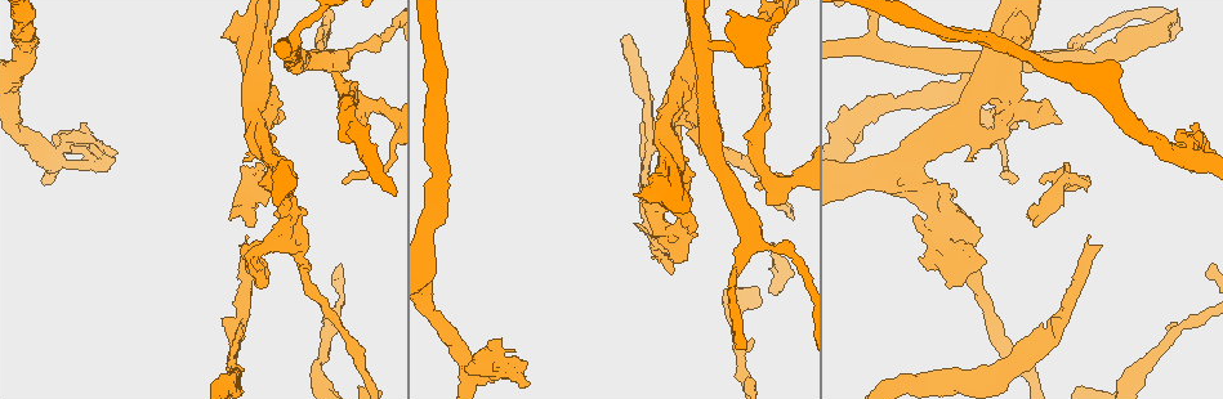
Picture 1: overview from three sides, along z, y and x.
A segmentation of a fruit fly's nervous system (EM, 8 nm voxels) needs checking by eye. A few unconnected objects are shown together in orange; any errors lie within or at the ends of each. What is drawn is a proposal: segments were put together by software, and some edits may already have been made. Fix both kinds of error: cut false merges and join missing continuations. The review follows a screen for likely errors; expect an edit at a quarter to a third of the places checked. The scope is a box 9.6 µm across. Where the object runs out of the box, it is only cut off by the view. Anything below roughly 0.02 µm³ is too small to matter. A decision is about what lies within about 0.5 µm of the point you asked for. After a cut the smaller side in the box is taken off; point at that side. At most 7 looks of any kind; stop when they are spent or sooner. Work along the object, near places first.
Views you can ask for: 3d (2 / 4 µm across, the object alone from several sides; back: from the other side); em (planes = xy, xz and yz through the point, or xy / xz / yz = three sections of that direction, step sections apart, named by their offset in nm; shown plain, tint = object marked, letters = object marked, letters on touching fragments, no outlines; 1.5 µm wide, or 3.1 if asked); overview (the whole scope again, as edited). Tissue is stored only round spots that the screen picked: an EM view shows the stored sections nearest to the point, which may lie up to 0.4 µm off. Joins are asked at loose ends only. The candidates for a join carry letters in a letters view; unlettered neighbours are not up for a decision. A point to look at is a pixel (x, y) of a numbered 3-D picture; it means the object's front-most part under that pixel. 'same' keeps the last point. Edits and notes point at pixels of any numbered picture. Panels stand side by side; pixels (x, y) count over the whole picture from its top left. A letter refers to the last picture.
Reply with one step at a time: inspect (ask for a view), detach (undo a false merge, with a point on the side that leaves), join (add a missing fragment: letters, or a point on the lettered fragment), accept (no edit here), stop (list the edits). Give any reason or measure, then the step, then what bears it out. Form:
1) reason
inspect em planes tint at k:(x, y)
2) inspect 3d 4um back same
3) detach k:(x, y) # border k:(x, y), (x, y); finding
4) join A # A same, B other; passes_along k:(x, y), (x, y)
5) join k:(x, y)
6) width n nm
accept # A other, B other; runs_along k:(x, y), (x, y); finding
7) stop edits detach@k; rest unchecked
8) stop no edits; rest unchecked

an open end
inspect 3d 4um at 1:(246, 235)

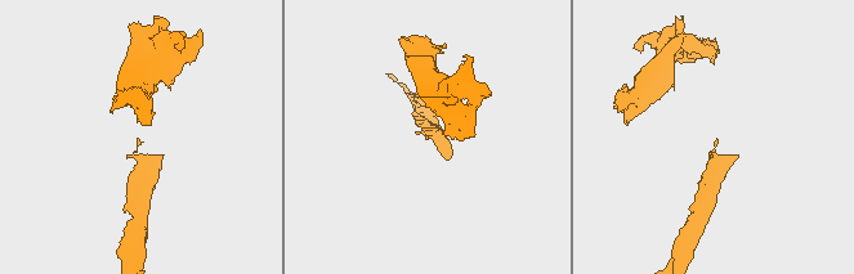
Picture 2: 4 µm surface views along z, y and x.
inspect em xy step 8 plain at 2:(717, 142)

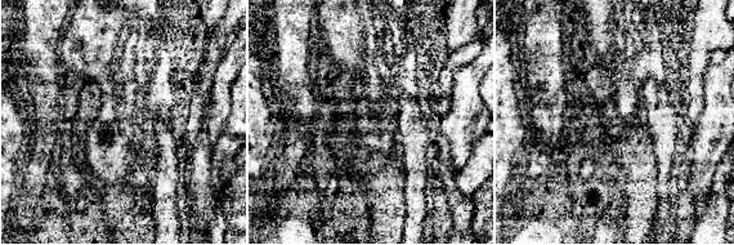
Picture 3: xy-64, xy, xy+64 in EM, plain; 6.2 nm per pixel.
inspect em xy step 8 letters same

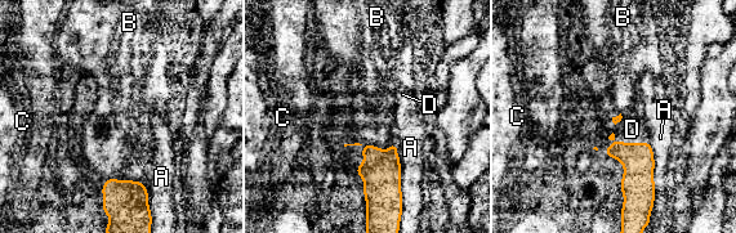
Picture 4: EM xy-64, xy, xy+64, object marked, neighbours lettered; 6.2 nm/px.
accept # A other, B other, C other, D other; border 4:(612, 133), (616, 140), (648, 143); none of them fits

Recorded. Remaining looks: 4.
an open end
inspect em planes letters at 1:(925, 86)

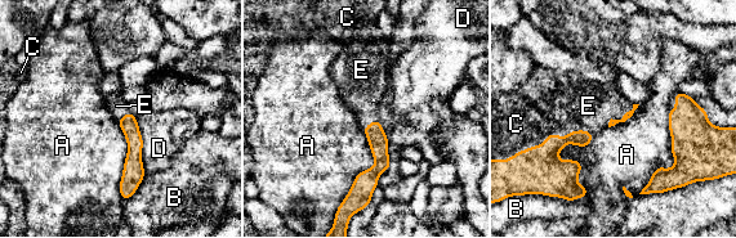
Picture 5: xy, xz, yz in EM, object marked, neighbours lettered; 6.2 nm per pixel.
join E # A other, B other, C other, D other, E same; passes_along 5:(544, 158), (574, 131), (588, 106); the neuron continues

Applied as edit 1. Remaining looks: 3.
inspect overview

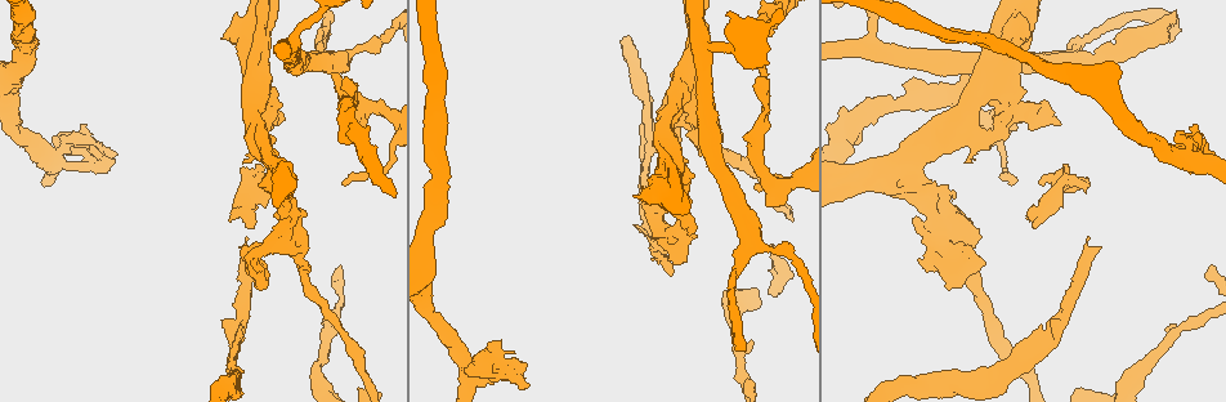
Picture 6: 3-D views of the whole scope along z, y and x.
thick end
inspect 3d 4um at 6:(686, 234)

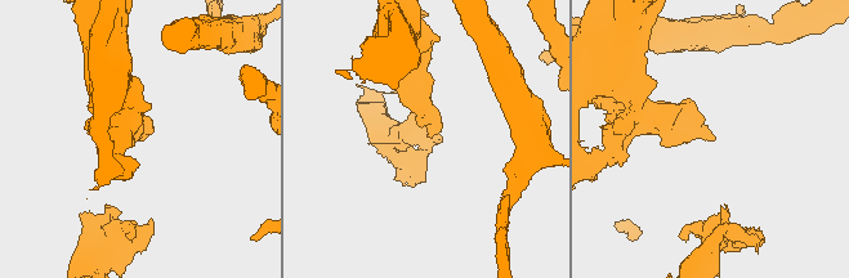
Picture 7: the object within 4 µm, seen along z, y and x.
now the EM
inspect em planes letters at 7:(715, 138)

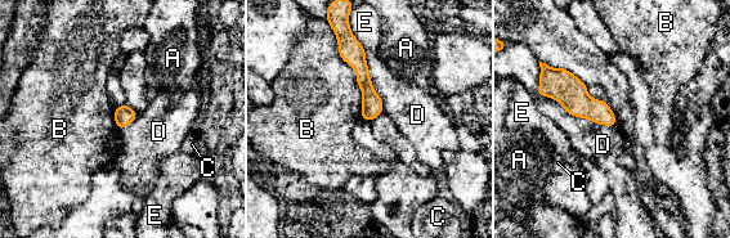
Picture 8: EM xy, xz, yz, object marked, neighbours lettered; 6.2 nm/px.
accept # A other, B other, C other, D other, E other; border 8:(572, 115), (604, 125), (616, 125); none of them fits

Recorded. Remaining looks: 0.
stop edits join@5; rest unchecked

